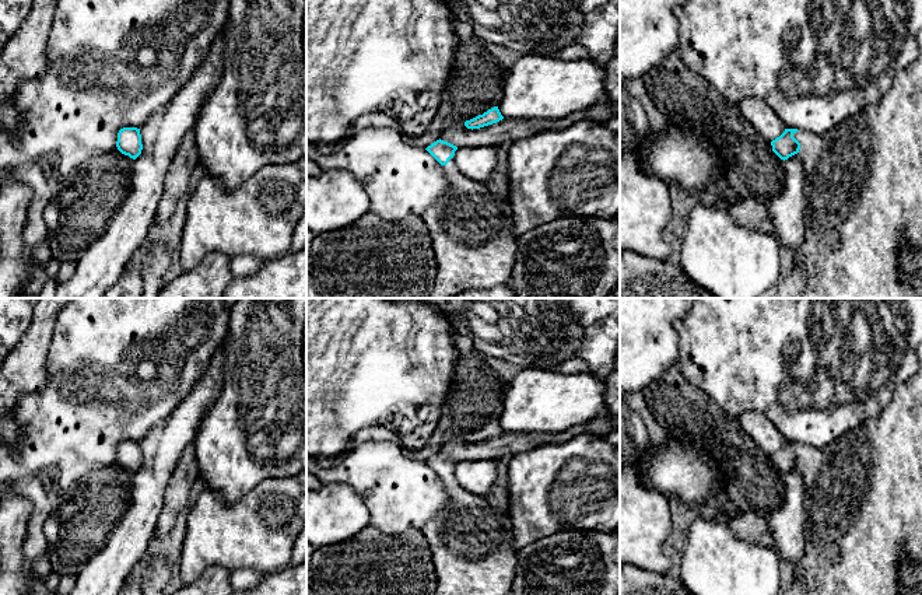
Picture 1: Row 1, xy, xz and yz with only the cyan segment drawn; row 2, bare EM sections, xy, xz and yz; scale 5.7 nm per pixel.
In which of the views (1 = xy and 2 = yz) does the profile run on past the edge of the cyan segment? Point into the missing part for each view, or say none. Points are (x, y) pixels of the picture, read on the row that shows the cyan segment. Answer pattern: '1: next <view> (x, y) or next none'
1: next none
2: next yz (862, 182)

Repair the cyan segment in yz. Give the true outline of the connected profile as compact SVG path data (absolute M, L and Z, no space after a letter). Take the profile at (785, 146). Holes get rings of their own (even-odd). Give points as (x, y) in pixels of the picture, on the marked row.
M922 29L916 39L919 48L916 60L894 76L893 87L879 102L866 106L825 134L785 129L779 137L771 141L772 151L781 160L785 161L797 154L803 162L804 239L793 251L793 265L803 266L806 270L806 288L802 298L922 298L922 272L918 272L911 283L904 283L898 269L898 252L904 245L912 244L922 252Z

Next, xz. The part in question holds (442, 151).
M439 139L425 150L441 164L449 183L442 197L421 214L432 239L437 262L437 276L428 298L453 298L470 288L506 284L518 249L509 202L495 196L485 183L470 179L458 169L453 160L456 146Z

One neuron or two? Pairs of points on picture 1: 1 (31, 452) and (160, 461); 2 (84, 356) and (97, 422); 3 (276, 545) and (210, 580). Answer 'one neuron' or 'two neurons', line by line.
1: two neurons
2: one neuron
3: two neurons

